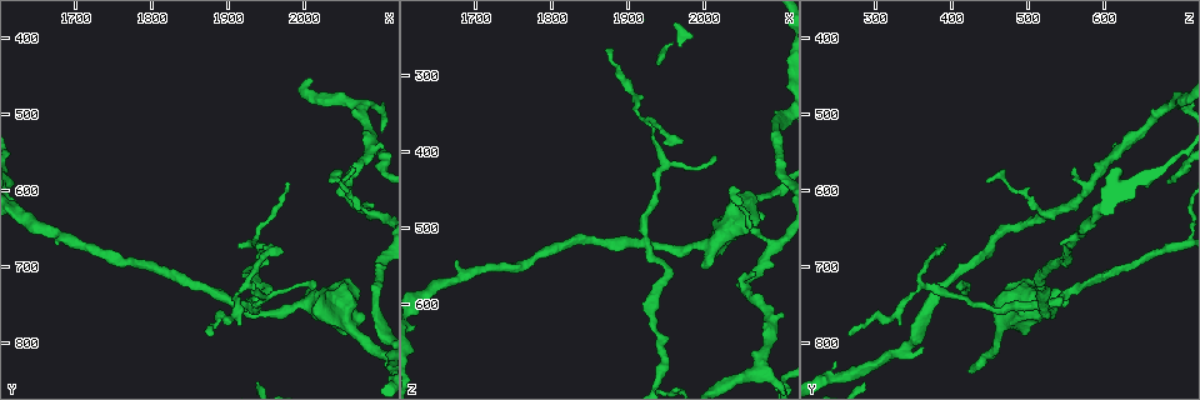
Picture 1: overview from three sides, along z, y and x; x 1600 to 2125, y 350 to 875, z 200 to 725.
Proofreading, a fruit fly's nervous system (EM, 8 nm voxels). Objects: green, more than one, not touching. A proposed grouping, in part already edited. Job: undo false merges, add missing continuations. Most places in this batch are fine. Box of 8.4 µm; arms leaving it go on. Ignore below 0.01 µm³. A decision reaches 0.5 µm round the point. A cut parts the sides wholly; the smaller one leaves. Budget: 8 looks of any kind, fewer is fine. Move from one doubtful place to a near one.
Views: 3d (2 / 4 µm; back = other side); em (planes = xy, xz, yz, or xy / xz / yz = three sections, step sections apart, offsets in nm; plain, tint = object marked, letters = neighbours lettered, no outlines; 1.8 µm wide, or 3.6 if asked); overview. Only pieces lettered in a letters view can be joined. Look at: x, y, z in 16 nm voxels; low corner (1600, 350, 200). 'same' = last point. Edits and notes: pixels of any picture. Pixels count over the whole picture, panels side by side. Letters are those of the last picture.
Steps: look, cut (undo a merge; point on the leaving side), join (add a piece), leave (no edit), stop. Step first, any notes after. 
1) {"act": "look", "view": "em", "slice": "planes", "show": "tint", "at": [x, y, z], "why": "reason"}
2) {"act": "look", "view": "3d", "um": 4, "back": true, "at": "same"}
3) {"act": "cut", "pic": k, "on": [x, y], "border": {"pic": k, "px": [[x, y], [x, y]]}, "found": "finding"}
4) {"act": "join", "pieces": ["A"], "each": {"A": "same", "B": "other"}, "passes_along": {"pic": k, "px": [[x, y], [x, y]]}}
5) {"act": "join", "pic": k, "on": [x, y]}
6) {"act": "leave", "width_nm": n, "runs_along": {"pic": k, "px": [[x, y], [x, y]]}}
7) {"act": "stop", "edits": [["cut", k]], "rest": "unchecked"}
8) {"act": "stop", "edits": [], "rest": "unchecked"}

{"act": "look", "view": "3d", "um": 4, "back": true, "at": [1925, 755, 520], "why": "abrupt turn"}

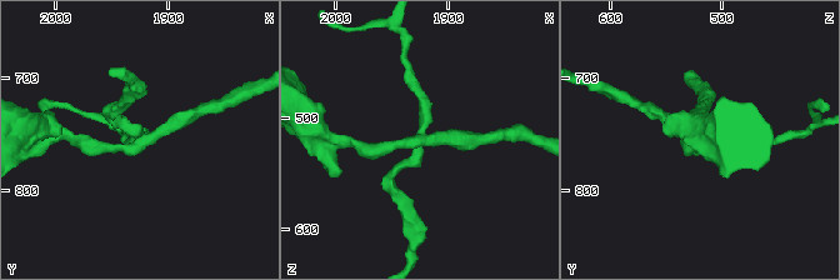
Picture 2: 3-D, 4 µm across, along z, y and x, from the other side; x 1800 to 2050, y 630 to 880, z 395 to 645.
{"act": "look", "view": "em", "slice": "planes", "show": "tint", "at": [1924, 758, 524], "why": "now the EM"}

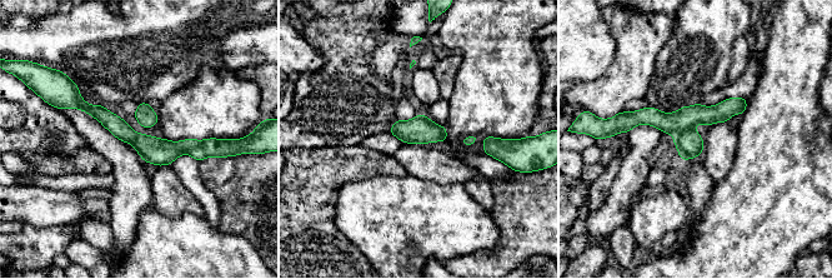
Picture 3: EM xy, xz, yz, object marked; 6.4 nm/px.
{"act": "look", "view": "em", "slice": "planes", "show": "letters", "at": "same"}

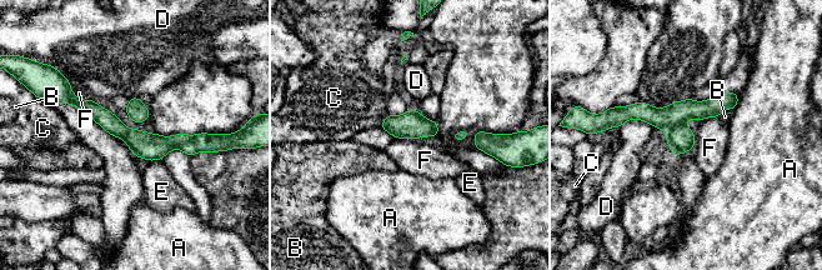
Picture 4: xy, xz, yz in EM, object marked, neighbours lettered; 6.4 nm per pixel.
{"act": "cut", "pic": 4, "on": [666, 118], "each": {"A": "other", "B": "other", "C": "other", "D": "other", "E": "other", "F": "other"}, "border": {"pic": 4, "px": [[685, 123], [678, 123], [665, 130]]}, "found": "a second neuron is stuck on"}

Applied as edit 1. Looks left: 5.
{"act": "look", "view": "3d", "um": 4, "at": [2060, 780, 465], "why": "thick turns thin"}

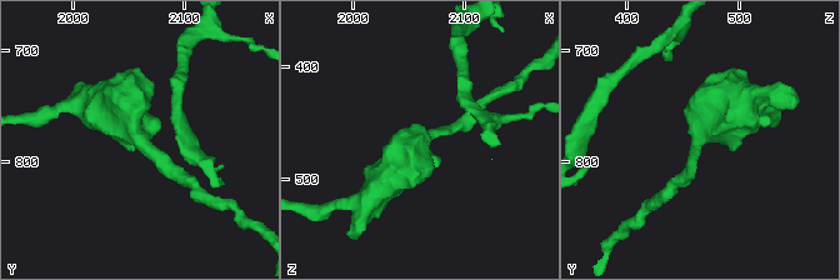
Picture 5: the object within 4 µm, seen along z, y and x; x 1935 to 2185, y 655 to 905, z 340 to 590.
{"act": "look", "view": "em", "slice": "planes", "show": "tint", "at": [2066, 784, 462], "arm_widths_nm": [190, 550], "why": "need the tissue"}

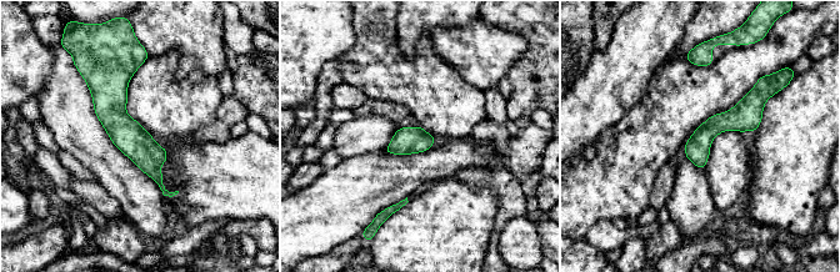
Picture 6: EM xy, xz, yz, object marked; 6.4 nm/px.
{"act": "look", "view": "em", "slice": "planes", "show": "letters", "at": "same"}

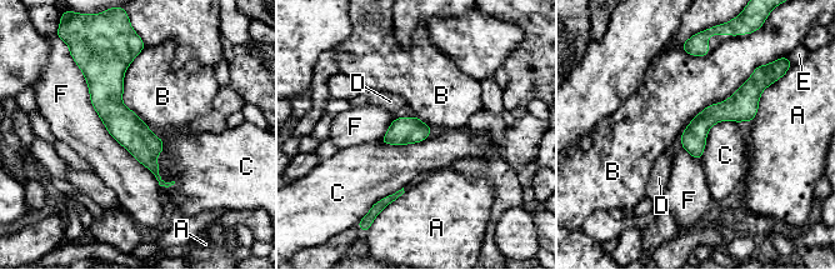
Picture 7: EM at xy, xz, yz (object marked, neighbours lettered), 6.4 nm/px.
{"act": "leave", "each": {"A": "other", "B": "other", "C": "other", "D": "other", "E": "other", "F": "other"}, "runs_along": {"pic": 7, "px": [[130, 55], [113, 113], [155, 170]]}, "found": "one neuron here"}

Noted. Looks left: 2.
{"act": "look", "view": "3d", "um": 2, "at": [2040, 590, 445], "why": "an open end"}

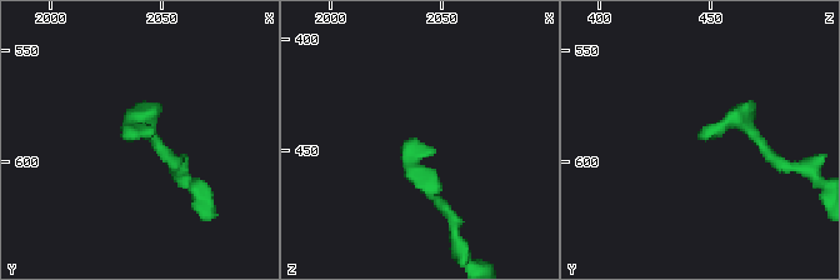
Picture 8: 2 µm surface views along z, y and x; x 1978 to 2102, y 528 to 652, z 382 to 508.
{"act": "look", "view": "em", "slice": "planes", "show": "letters", "at": [2040, 589, 444], "why": "shape alone is not enough"}

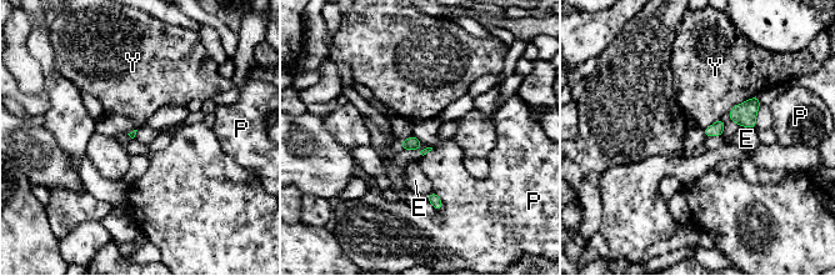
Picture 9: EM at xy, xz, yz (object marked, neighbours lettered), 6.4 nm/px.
{"act": "leave", "each": {"E": "other", "P": "other", "Y": "other"}, "border": {"pic": 9, "px": [[756, 95], [736, 104], [728, 113]]}, "found": "no lettered piece goes on from it"}

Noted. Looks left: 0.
{"act": "stop", "edits": [["cut", 4]], "rest": "unchecked"}

